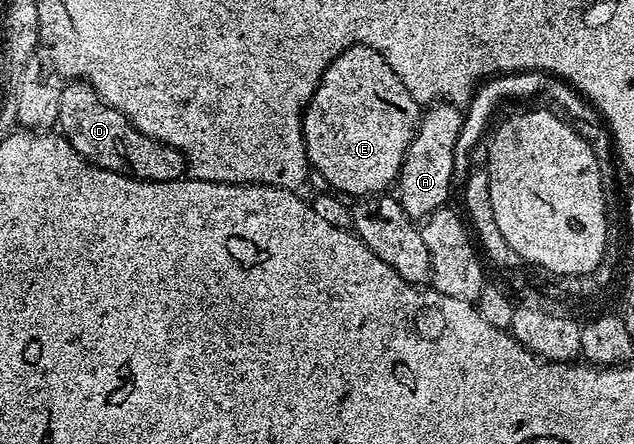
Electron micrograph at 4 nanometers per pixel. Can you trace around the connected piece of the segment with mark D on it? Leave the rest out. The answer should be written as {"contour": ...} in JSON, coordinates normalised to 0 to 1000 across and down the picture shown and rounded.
{"contour":[[[134,180],[99,187],[88,288],[120,347],[155,378],[233,410],[285,405],[293,387],[293,358],[284,338],[215,293],[200,261],[161,227],[158,212]]]}

